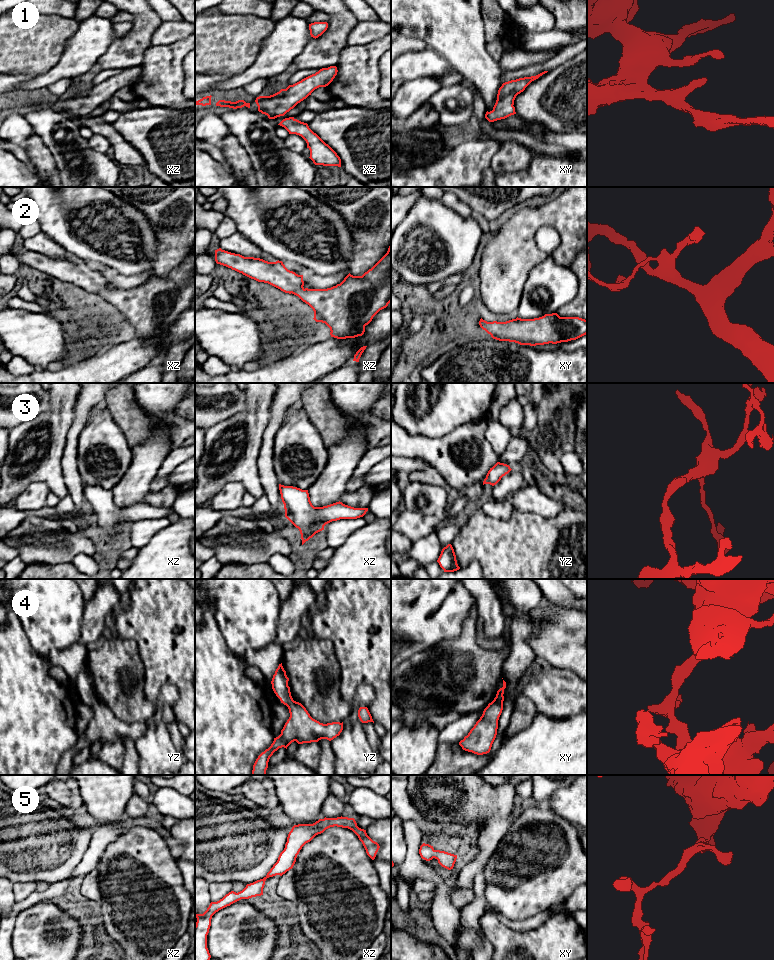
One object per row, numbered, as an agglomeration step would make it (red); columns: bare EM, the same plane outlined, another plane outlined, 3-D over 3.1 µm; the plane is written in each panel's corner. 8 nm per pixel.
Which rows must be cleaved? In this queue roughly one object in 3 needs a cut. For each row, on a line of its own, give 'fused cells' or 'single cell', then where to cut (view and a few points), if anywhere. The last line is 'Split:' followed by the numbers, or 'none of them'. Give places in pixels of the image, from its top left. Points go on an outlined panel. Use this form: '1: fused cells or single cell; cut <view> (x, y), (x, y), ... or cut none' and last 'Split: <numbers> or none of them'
1: single cell; cut none
2: single cell; cut none
3: single cell; cut none
4: single cell; cut none
5: single cell; cut none
Split: none of them

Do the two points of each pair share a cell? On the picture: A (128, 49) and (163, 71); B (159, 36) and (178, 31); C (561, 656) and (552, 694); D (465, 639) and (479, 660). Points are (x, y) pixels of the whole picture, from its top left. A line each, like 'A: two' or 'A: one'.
A: two
B: one
C: two
D: one

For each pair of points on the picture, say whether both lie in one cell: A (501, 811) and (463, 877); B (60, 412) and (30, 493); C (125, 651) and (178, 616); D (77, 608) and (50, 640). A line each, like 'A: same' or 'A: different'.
A: same
B: different
C: different
D: same

